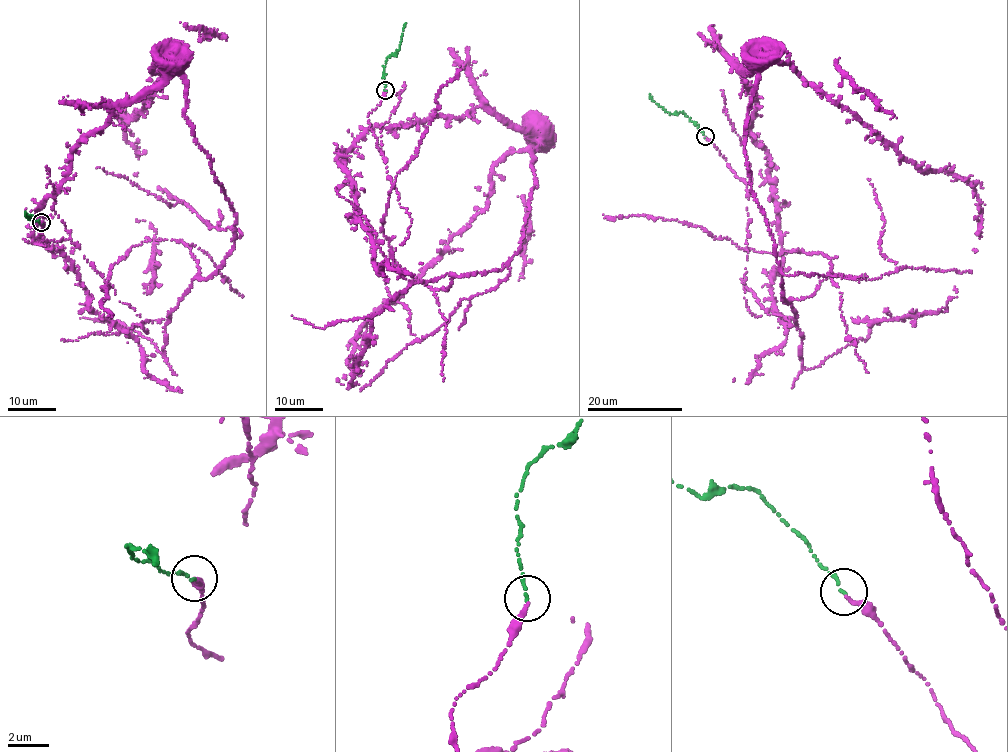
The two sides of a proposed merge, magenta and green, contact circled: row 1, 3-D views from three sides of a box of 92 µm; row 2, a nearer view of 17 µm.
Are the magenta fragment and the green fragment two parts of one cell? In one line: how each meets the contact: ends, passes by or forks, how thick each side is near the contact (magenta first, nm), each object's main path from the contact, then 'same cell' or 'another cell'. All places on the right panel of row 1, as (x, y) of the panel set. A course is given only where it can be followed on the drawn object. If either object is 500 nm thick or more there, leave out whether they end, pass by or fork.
magenta ends | green ends | 220/150 nm | magenta via (705, 137), (745, 182), (746, 247), (832, 266), (784, 300), (743, 68), (786, 319), (748, 311), (746, 268) | green via (705, 137), (691, 119), (681, 112), (671, 114), (649, 94) | same cell

